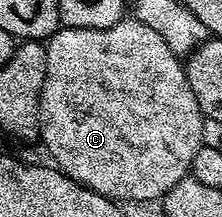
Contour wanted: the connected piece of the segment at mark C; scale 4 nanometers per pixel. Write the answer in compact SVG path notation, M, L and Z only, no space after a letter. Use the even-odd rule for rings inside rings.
M123 17L115 25L107 29L83 29L82 27L62 26L55 34L49 36L45 49L45 84L41 90L41 125L39 128L40 142L45 142L49 155L57 170L62 171L69 179L82 183L87 189L104 195L114 201L121 199L157 199L166 195L175 184L190 174L193 158L203 146L201 134L205 119L199 109L199 101L195 101L195 93L185 76L182 60L151 29L151 25L141 23L132 17Z

